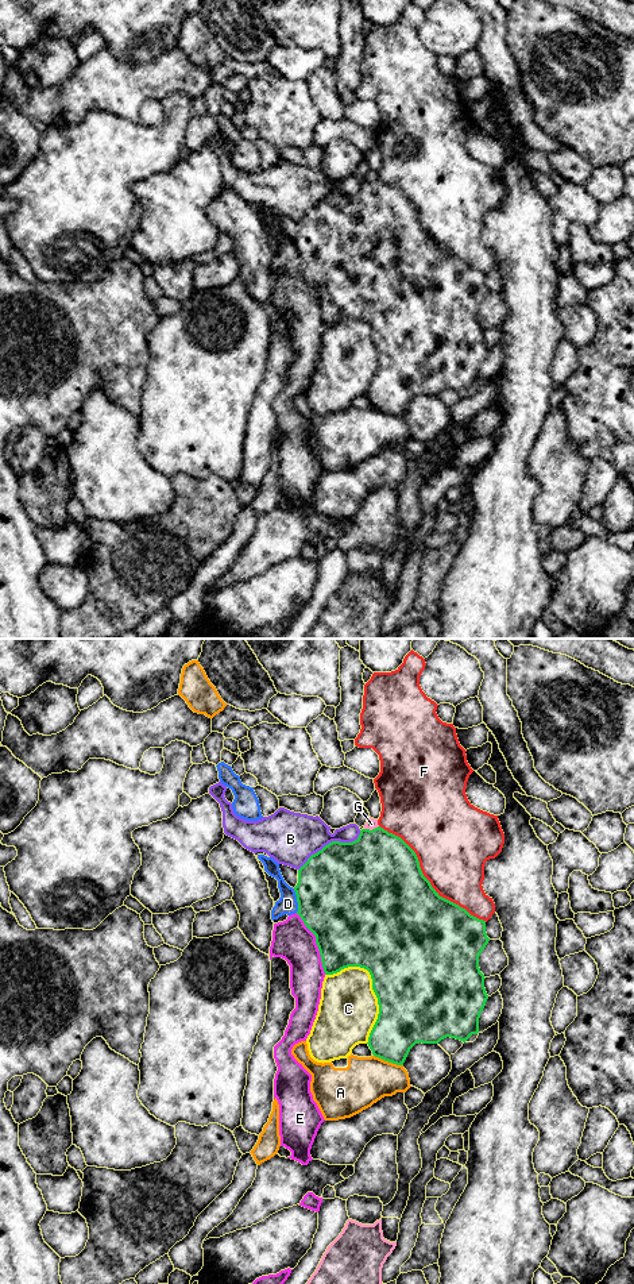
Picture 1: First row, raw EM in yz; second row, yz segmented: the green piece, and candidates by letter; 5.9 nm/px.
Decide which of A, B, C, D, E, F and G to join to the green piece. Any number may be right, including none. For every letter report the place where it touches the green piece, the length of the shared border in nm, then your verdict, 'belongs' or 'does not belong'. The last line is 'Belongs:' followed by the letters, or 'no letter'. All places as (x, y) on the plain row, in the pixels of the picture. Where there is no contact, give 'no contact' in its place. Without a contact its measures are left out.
A: yz (389, 413) | 190 nm | does not belong
B: yz (329, 195) | 440 nm | does not belong
C: yz (372, 338) | 480 nm | does not belong
D: yz (297, 253) | 150 nm | does not belong
E: yz (316, 295) | 400 nm | does not belong
F: yz (426, 231) | 850 nm | does not belong
G: yz (372, 181) | 90 nm | does not belong
Belongs: no letter

